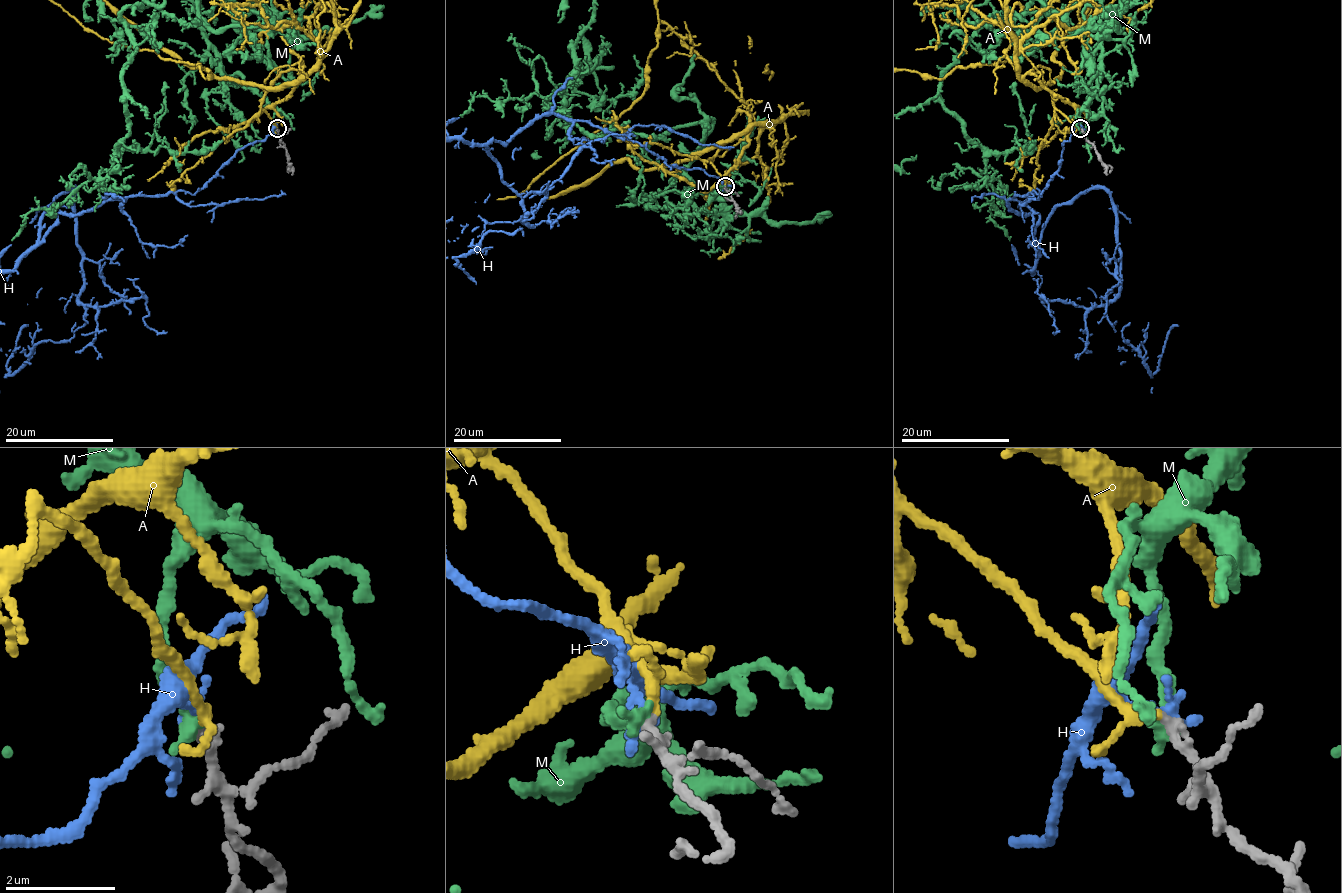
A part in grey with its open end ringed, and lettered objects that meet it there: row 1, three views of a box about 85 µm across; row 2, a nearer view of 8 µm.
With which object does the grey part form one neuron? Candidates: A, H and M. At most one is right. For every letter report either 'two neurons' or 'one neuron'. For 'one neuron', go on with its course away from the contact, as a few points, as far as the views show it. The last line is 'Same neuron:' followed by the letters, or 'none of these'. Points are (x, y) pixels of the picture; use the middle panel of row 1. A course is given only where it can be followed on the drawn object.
A: one neuron
H: two neurons
M: two neurons
Same neuron: A

